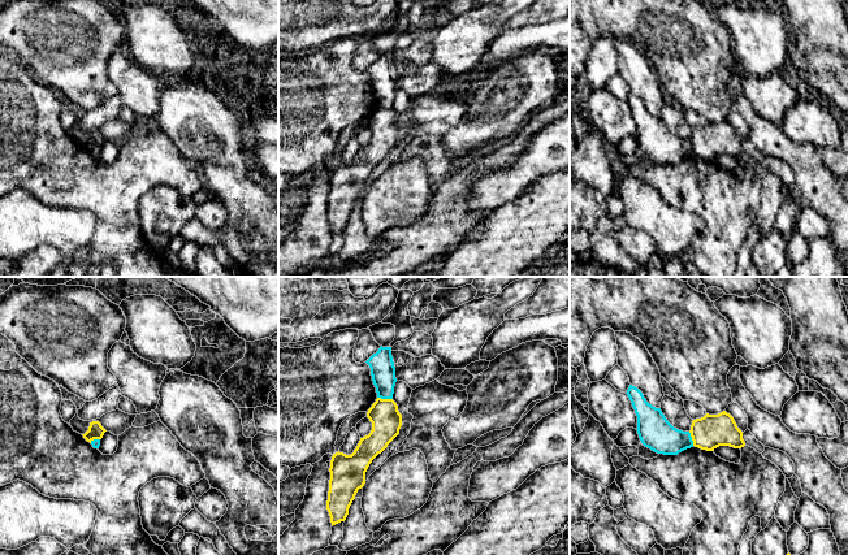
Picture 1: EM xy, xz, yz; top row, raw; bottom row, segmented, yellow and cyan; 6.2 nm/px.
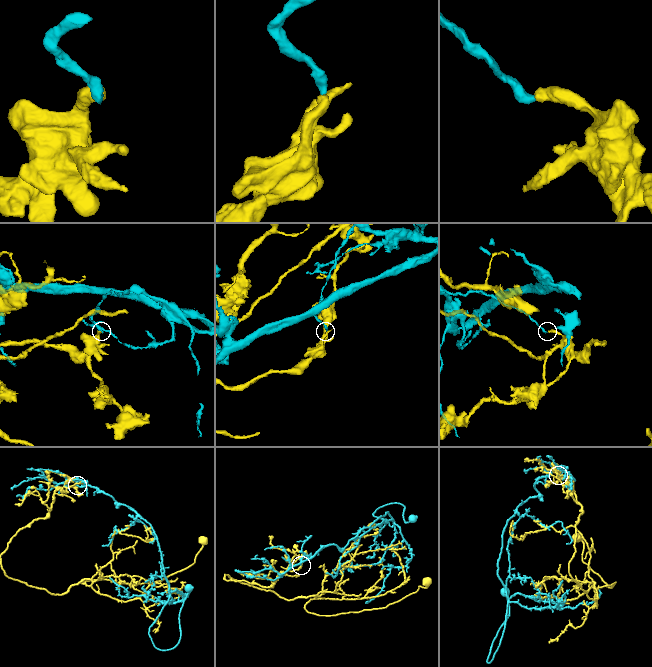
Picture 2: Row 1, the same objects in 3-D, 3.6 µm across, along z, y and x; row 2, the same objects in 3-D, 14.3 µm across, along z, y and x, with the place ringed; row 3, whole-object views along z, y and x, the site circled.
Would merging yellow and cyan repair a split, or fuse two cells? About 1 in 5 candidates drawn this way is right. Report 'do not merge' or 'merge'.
do not merge

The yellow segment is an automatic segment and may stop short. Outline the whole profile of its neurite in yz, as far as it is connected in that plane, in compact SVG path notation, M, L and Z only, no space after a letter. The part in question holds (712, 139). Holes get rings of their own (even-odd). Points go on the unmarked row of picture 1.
M726 120L718 123L706 122L704 126L693 129L689 142L693 155L706 160L714 160L719 155L734 157L745 155L743 140Z

